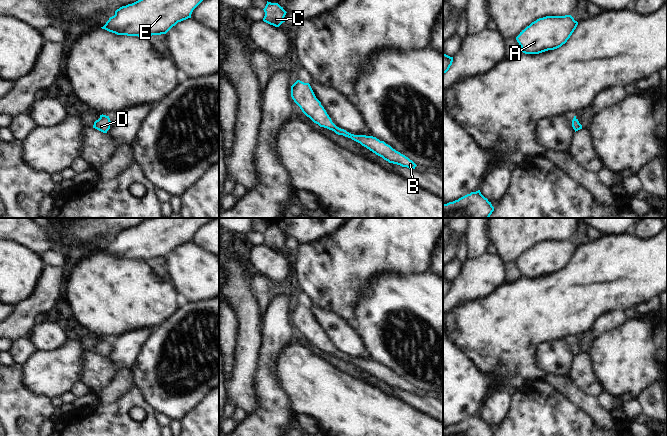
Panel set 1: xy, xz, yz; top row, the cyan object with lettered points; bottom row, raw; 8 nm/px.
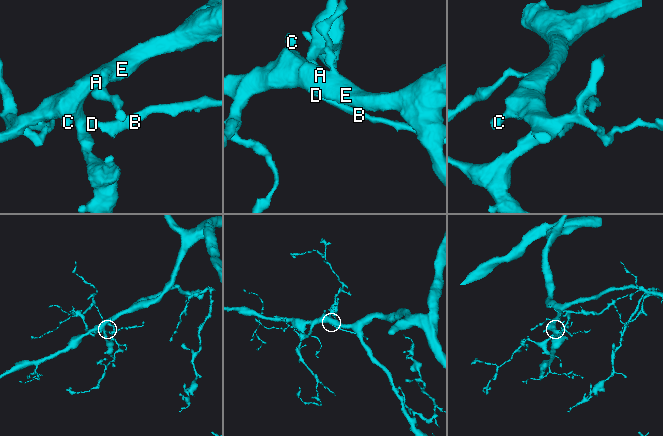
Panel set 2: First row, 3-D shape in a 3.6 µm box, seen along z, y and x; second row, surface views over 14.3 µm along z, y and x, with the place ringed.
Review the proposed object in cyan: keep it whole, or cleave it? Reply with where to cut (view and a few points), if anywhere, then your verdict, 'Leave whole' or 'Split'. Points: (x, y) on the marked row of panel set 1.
No split. Leave whole

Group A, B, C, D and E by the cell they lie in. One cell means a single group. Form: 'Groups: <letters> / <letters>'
Groups: A B C D E

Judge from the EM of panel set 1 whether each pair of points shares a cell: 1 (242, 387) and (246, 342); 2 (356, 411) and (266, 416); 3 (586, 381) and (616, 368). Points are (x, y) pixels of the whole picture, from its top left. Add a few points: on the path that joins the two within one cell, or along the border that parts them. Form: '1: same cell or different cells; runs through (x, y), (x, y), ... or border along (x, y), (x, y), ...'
1: same cell; runs through (242, 376), (245, 353)
2: different cells; border along (284, 393), (295, 414)
3: different cells; border along (590, 353), (594, 372), (605, 391)

